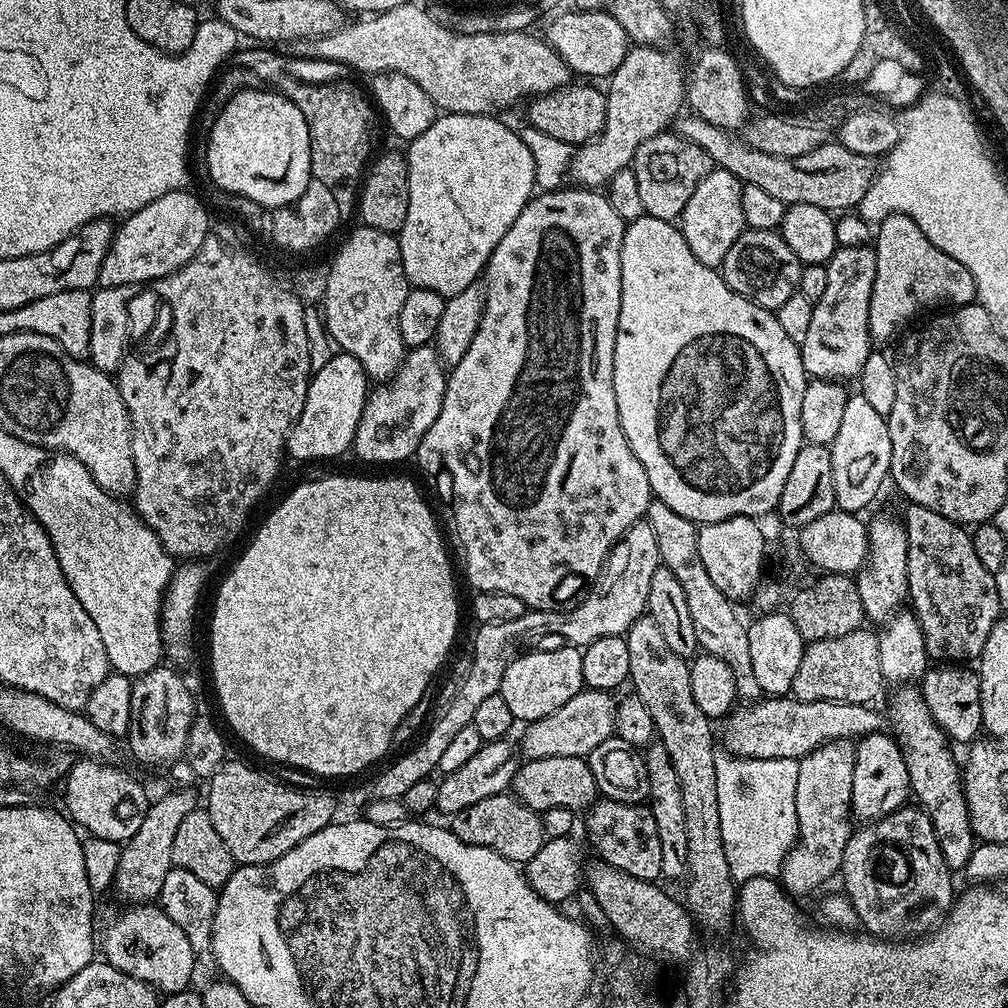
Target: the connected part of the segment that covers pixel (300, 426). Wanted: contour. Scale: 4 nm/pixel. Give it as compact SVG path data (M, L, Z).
M337 351L322 369L313 371L308 381L306 406L288 432L286 452L296 460L332 460L356 442L358 422L368 401L370 381L362 362L354 354Z

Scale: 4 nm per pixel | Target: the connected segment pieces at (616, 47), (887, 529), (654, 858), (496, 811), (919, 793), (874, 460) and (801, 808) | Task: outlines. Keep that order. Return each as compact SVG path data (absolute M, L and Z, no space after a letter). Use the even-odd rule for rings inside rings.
M571 10L564 12L548 28L546 39L555 48L556 53L566 62L566 66L577 77L596 78L592 76L611 77L618 66L626 58L630 41L626 30L622 30L622 25L618 23L618 18L614 18L607 12L581 12Z
M876 516L867 521L868 559L854 579L858 586L858 598L862 598L862 610L869 621L883 622L908 600L908 539L903 519L892 516Z
M608 798L612 800L597 799L595 803L587 809L584 824L588 827L588 834L599 855L608 864L626 873L632 873L636 878L643 880L659 881L662 876L662 846L658 842L658 826L654 826L654 814L647 803L627 804L624 798Z
M498 792L474 802L472 806L466 806L466 810L451 817L450 830L459 840L464 840L467 844L484 844L521 866L527 865L528 860L538 854L538 850L542 850L546 839L541 813L508 792Z
M900 686L893 692L896 693L888 704L886 716L890 721L891 735L900 745L904 755L911 795L916 795L915 803L923 808L934 826L934 834L938 838L938 846L942 850L946 866L953 870L967 869L968 859L974 847L974 837L958 756L956 760L955 754L952 753L953 745L931 716L930 707L919 687Z
M858 394L849 395L846 410L842 410L842 423L838 426L838 435L830 445L832 450L832 465L834 466L834 494L836 508L842 512L863 513L863 508L872 504L872 499L880 492L884 480L890 476L890 430L885 416L870 407L870 402Z
M851 739L827 740L813 749L810 754L799 757L796 768L796 781L791 785L794 790L794 810L798 810L798 834L796 843L788 849L778 869L778 880L789 893L812 892L819 884L824 884L839 873L842 854L850 835L848 816L852 806L852 778L856 744Z

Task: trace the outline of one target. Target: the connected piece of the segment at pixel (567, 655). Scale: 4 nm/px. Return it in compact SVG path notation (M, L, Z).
M576 646L560 647L564 648L540 648L537 652L521 651L513 656L506 666L506 674L502 674L498 694L506 698L506 706L510 706L513 721L531 722L546 718L546 714L554 714L558 706L566 706L566 702L570 702L570 698L574 698L574 694L578 694L585 687L581 649Z

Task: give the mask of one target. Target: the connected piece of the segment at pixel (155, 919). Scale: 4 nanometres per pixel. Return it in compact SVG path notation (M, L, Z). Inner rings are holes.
M140 902L128 909L102 932L102 956L118 970L138 978L164 994L183 992L192 980L198 957L190 946L190 938L174 926L155 903Z

